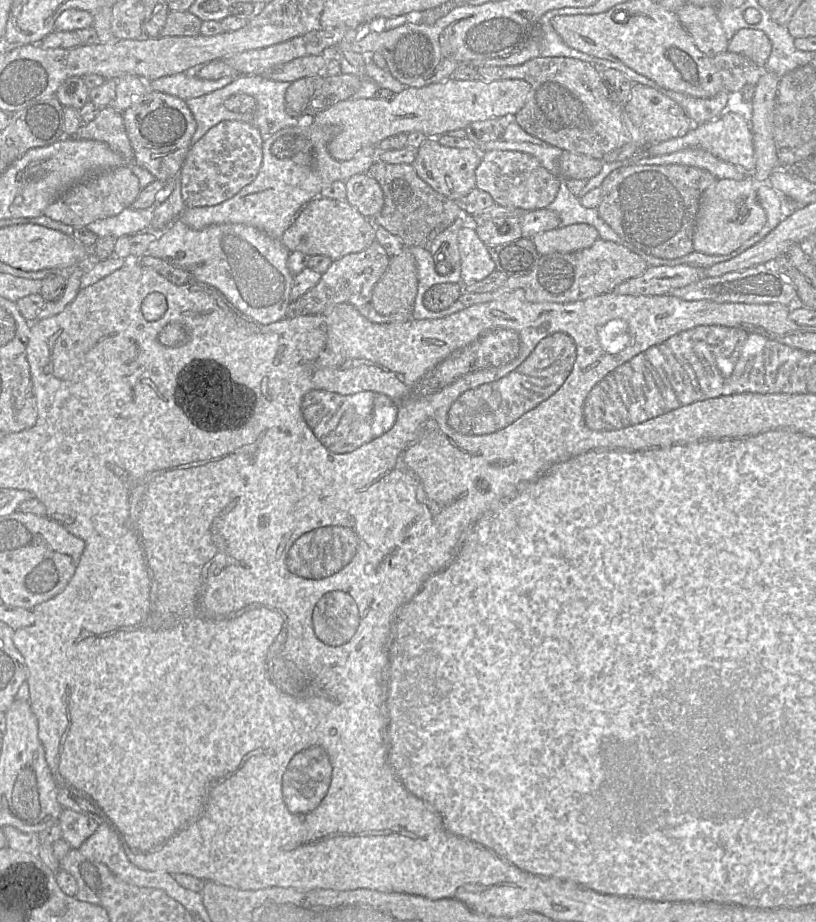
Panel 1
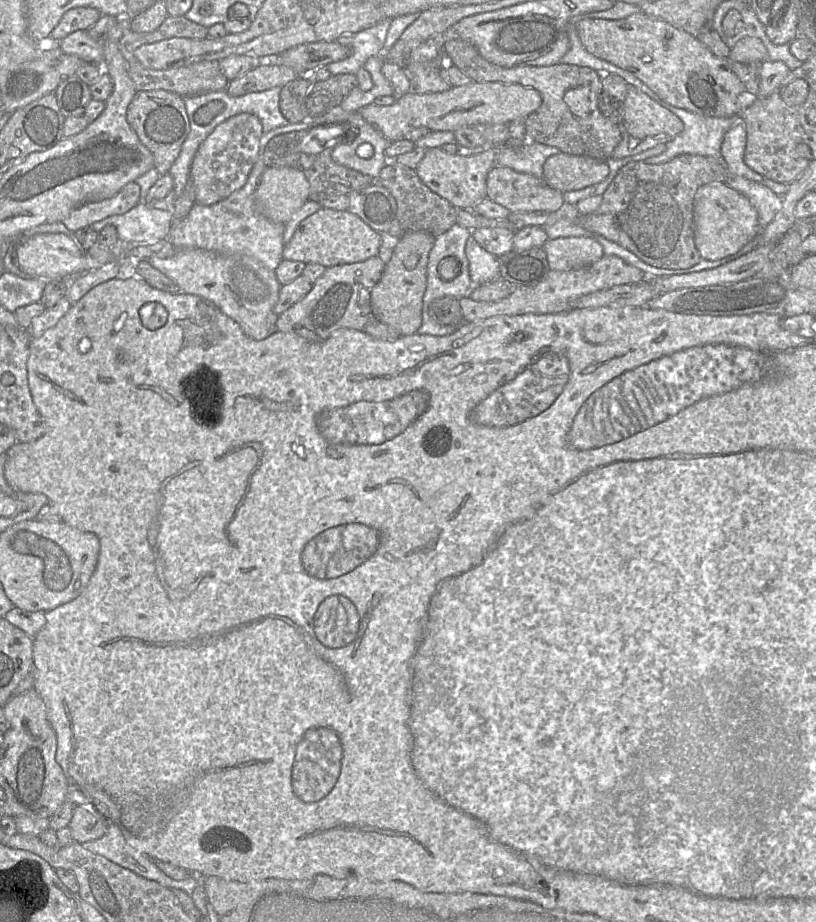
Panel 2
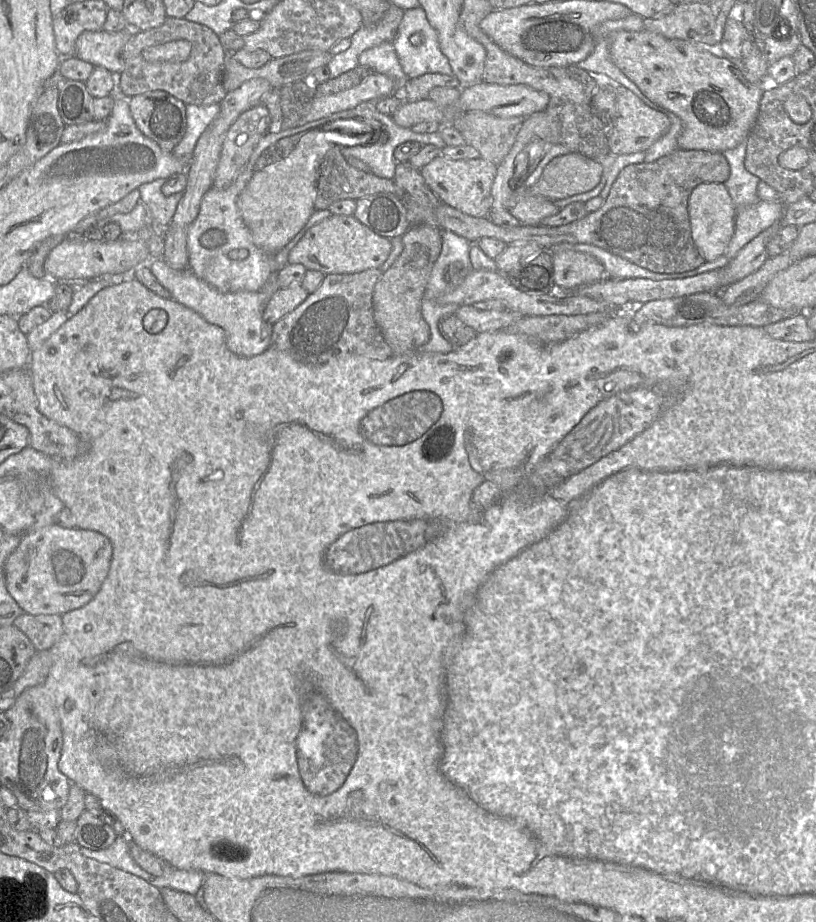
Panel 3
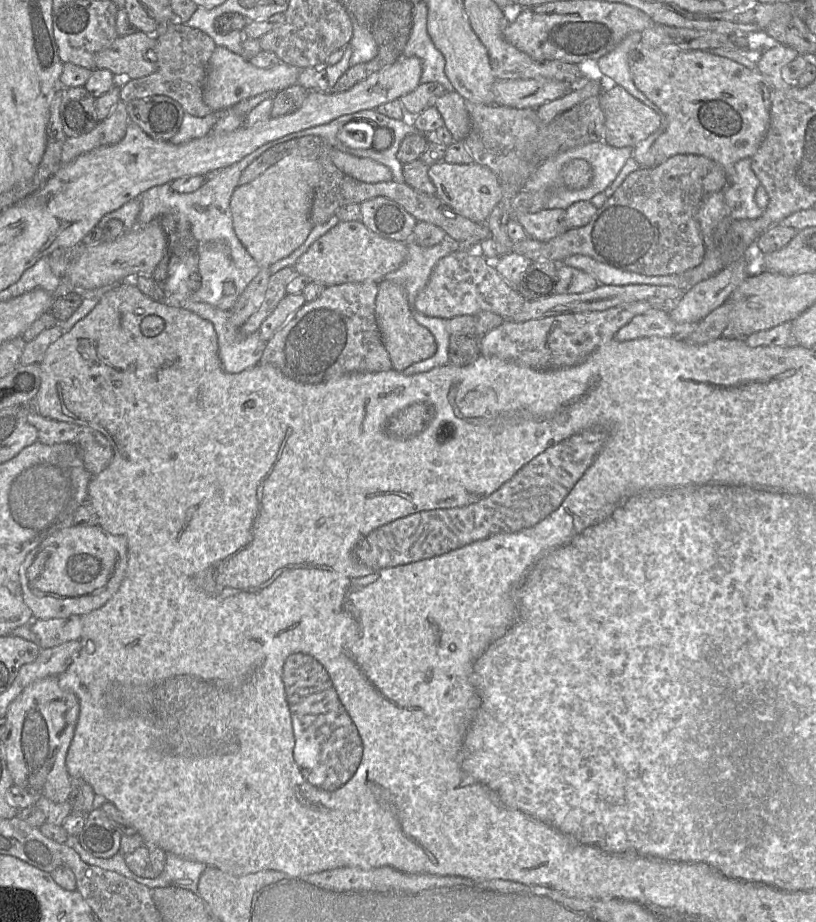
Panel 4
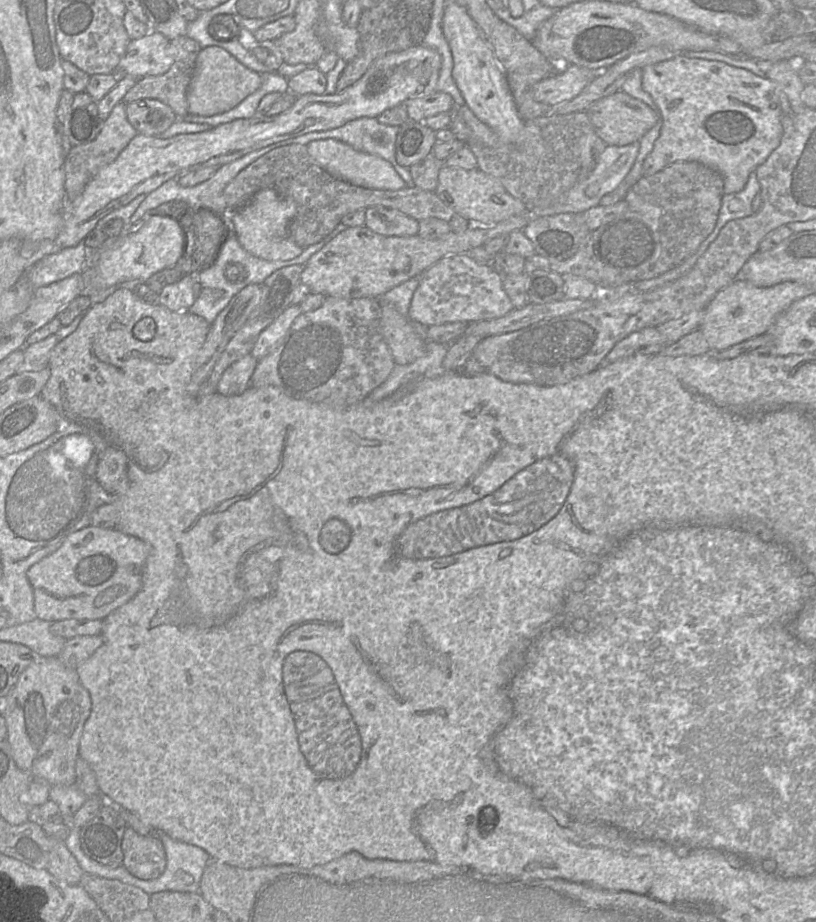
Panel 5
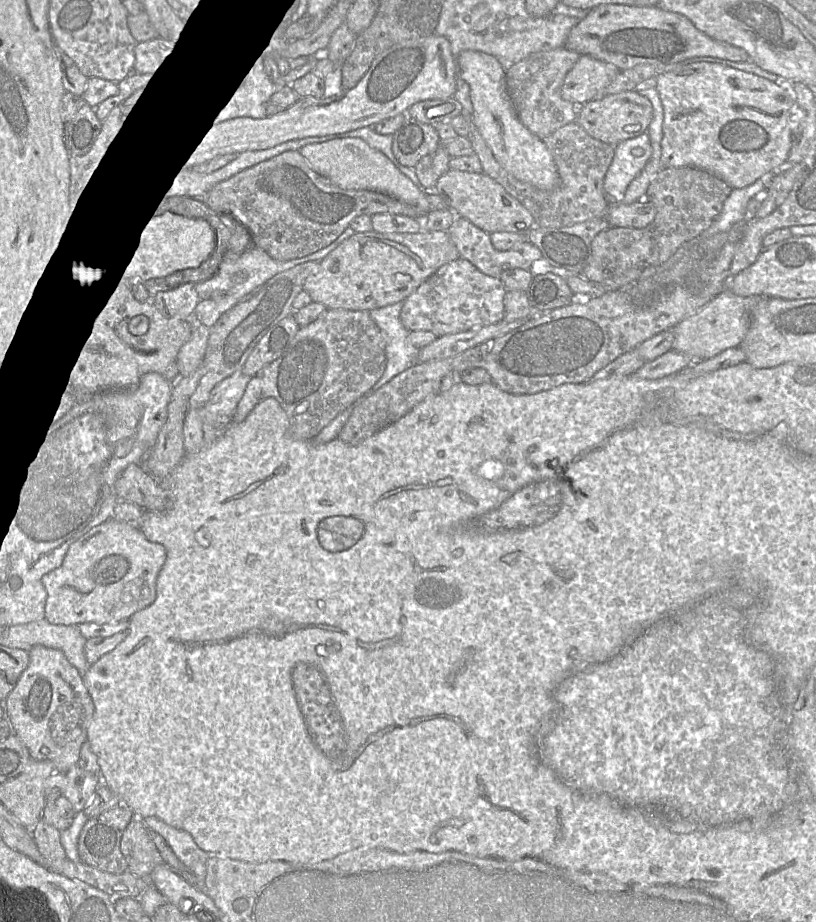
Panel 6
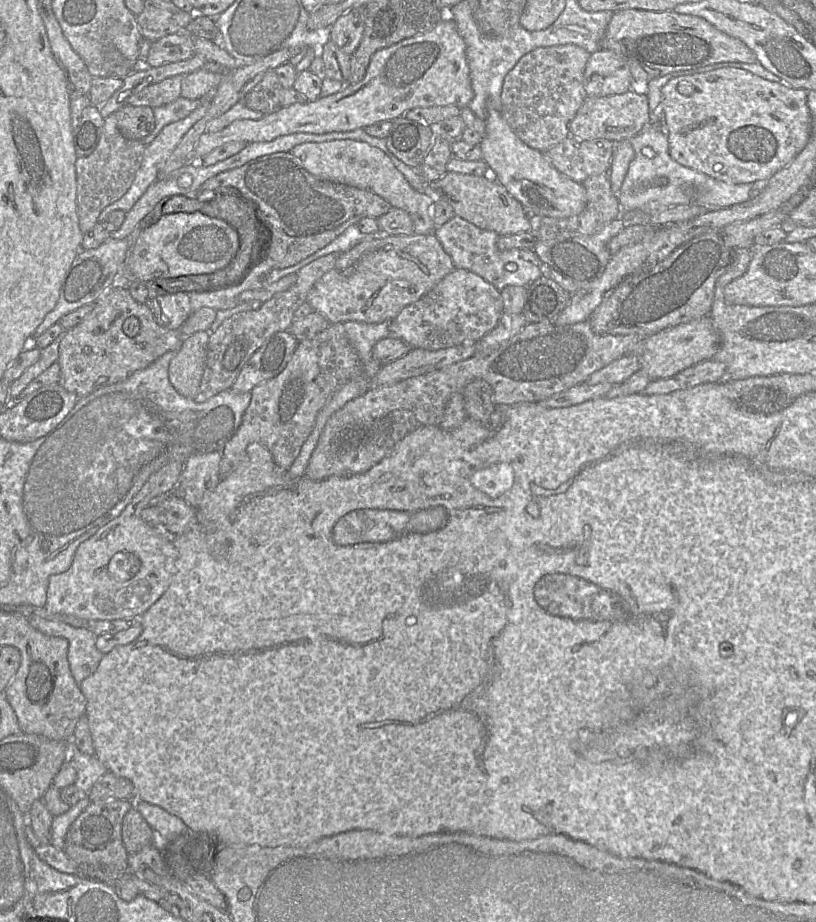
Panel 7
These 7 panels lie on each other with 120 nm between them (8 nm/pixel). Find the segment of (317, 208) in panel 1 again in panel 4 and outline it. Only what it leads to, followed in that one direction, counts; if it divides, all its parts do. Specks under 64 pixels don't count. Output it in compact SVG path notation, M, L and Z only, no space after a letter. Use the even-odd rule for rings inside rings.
M360 220L340 221L298 258L294 269L297 274L325 287L365 281L379 282L388 273L400 268L407 253L407 242L383 238L368 229Z

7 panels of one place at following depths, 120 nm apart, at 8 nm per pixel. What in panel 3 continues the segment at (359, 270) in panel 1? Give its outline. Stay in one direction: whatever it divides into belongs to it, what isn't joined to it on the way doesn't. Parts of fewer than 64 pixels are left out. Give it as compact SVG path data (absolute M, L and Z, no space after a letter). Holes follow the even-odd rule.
M379 268L358 273L325 275L321 285L293 311L272 325L271 346L295 360L323 365L333 358L356 354L385 360L393 351L384 339L373 314L373 292L382 275Z

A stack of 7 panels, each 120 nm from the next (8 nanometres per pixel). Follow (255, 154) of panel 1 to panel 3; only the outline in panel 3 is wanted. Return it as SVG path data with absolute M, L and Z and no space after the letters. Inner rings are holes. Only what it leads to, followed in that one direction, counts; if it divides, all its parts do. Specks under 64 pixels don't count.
M263 104L252 107L238 117L226 133L213 187L225 189L236 180L270 125L271 117Z

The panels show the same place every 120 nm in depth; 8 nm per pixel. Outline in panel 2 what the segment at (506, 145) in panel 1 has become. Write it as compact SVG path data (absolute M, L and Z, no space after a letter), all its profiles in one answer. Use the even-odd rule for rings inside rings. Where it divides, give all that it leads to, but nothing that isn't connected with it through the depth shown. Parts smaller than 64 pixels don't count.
M528 141L521 146L507 145L497 149L496 163L508 166L515 171L529 173L543 178L543 166L552 155L560 150L536 141Z

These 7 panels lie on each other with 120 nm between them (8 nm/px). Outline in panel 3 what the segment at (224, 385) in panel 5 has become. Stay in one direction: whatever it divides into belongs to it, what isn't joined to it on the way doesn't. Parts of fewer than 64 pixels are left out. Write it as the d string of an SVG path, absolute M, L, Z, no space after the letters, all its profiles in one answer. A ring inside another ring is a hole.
M150 259L148 266L174 300L197 312L207 322L224 330L226 345L234 354L250 358L263 353L271 346L272 325L263 319L265 301L261 291L222 293L198 278L189 268L175 270L163 259Z

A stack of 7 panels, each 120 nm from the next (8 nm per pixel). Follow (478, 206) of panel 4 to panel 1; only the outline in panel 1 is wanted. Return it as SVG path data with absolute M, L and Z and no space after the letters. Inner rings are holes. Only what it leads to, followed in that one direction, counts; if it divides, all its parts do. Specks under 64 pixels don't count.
M427 138L417 150L412 166L418 176L436 192L459 202L476 188L476 169L481 158L481 152L476 149L445 147L438 142L437 138Z

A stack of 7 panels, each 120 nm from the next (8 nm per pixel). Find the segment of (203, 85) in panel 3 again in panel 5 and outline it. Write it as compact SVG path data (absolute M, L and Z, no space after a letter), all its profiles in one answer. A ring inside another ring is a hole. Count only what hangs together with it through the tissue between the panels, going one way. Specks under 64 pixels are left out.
M187 35L179 36L170 40L170 44L174 47L175 56L175 60L170 69L162 75L140 78L125 94L123 98L124 103L127 104L144 98L156 99L168 105L178 117L188 115L186 93L193 75L197 56L202 48L198 42Z

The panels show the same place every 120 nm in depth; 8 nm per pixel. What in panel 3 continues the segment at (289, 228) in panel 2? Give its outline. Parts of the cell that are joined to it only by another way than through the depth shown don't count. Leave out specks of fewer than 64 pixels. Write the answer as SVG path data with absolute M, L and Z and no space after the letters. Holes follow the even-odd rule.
M261 141L254 149L245 169L230 186L225 189L211 186L206 191L200 203L199 213L187 230L188 268L198 278L214 286L222 293L260 291L273 271L277 271L288 264L289 252L305 233L312 226L332 215L329 210L315 210L304 228L274 255L257 247L237 208L236 200L255 172L255 159L260 149L262 149ZM233 249L246 249L248 256L242 260L232 260L228 254Z

